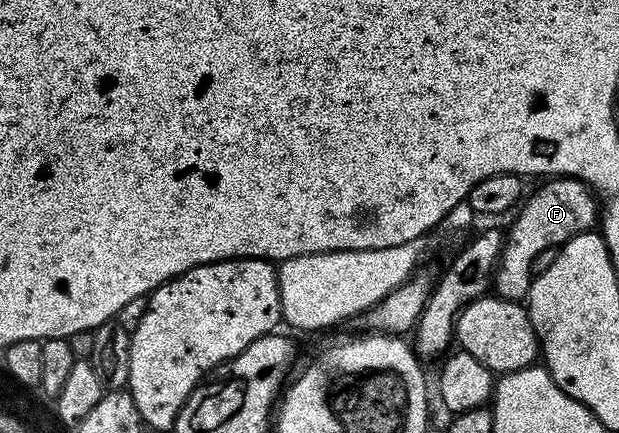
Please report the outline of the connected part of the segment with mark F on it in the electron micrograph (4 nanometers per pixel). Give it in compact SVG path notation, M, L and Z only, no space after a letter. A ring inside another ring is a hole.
M552 176L541 182L544 183L540 188L533 194L531 191L515 211L516 219L512 227L506 230L504 250L500 253L500 263L496 265L495 293L512 302L527 299L534 279L534 256L538 256L538 252L551 250L557 244L568 242L576 234L591 231L598 222L598 199L585 182L563 176Z

